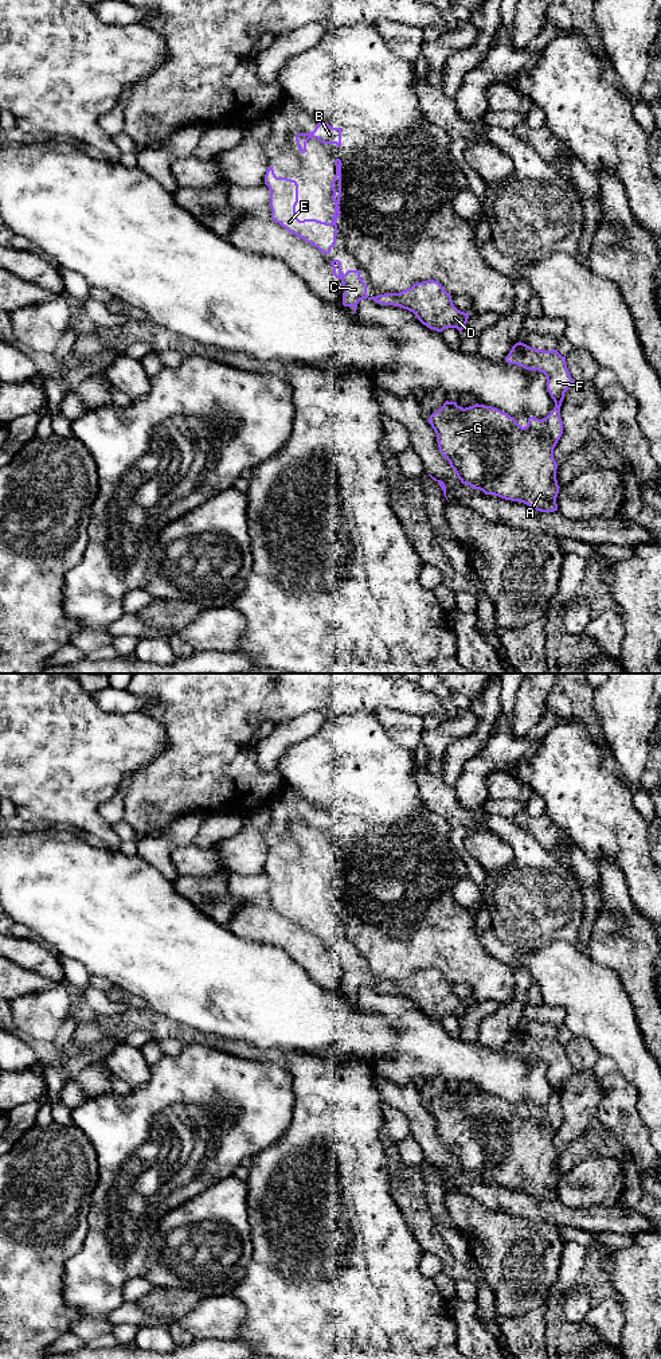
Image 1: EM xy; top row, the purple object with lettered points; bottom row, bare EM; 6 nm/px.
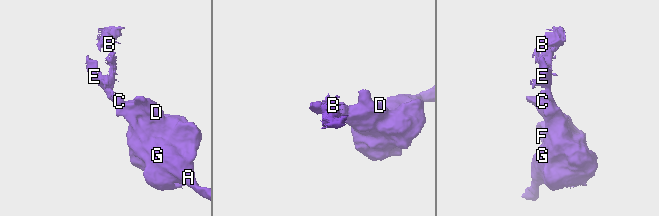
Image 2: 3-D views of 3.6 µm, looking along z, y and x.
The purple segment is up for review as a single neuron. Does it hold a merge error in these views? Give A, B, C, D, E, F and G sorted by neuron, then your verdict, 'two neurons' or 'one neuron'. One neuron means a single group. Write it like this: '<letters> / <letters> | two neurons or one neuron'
A B C D E F G | one neuron

